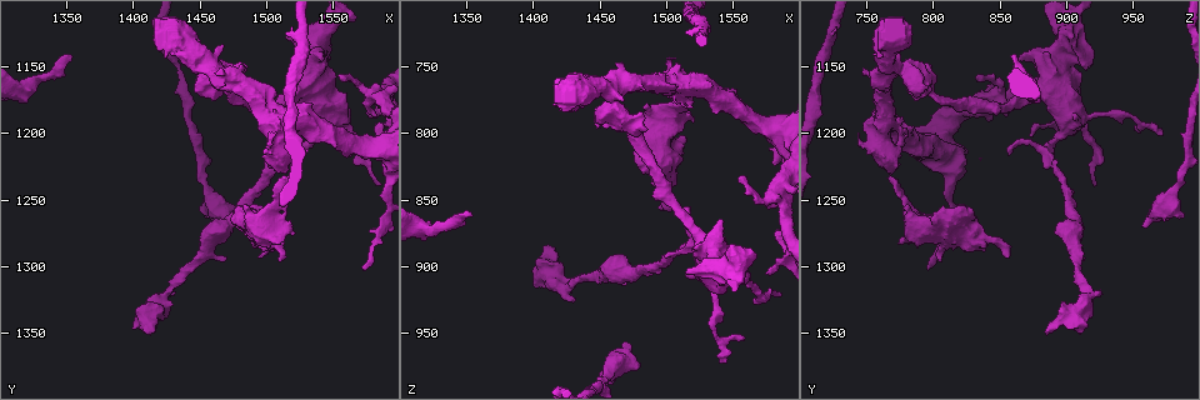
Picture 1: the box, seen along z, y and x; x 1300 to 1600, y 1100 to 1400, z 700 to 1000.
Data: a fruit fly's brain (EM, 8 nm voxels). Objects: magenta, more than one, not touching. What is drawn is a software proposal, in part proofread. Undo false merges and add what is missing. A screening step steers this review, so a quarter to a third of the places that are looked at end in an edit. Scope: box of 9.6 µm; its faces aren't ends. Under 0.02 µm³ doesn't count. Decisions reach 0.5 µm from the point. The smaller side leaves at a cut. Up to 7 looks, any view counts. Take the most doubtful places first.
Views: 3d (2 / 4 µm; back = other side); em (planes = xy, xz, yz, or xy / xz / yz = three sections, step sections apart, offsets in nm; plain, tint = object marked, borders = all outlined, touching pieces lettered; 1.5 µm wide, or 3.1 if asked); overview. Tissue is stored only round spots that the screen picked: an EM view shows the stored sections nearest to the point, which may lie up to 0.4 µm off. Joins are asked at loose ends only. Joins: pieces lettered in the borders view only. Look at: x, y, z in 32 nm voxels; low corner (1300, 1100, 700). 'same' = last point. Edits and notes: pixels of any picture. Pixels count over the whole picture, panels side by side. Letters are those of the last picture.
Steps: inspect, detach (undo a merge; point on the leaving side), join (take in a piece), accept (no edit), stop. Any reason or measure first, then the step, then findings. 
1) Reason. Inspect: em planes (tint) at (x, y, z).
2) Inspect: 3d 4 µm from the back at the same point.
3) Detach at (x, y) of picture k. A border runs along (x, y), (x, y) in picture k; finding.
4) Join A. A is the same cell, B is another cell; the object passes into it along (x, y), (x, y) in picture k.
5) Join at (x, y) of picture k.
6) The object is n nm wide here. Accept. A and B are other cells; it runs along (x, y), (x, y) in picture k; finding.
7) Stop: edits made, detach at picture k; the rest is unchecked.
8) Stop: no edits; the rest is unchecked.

Long arm stops here. Inspect: 3d 4 µm at (1354, 1140, 862).

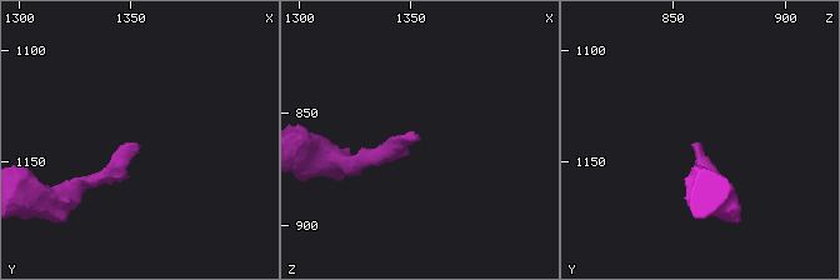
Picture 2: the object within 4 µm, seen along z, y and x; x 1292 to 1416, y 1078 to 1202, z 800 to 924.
Now the EM. Inspect: em planes (borders) at (1352, 1142, 861).

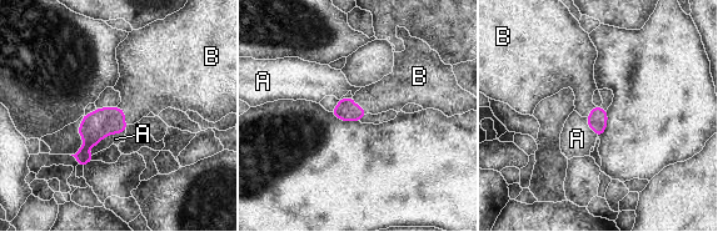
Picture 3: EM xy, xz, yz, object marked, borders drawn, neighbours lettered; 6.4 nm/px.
Join B. B is the same cell, A is another cell; the object passes into it along (101, 122), (124, 115), (146, 84) in picture 3; it goes on there.

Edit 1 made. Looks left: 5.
Tapers out. Inspect: 3d 4 µm from the back at (1558, 1198, 952).

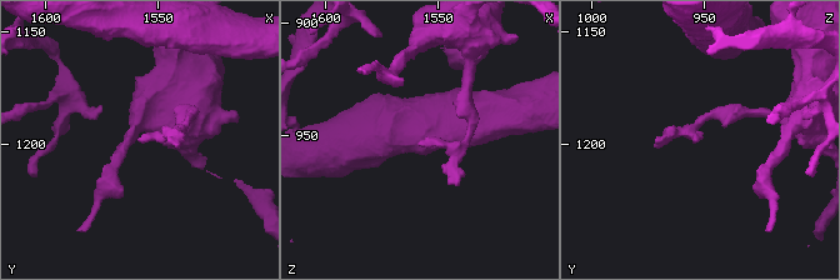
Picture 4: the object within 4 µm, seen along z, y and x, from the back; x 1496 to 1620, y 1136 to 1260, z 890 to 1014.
Need the tissue. Inspect: em xy step 4 (borders) at (1560, 1198, 953).

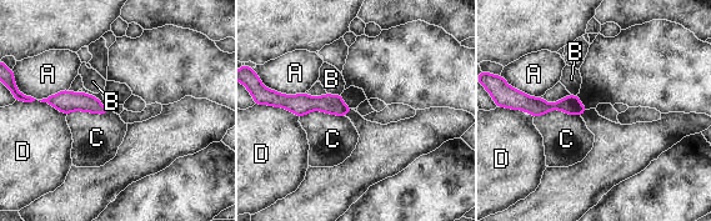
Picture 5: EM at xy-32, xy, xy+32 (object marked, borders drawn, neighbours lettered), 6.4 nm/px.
The object is 100 nm wide here. Accept. A, B, C and D are other cells; it runs along (281, 104), (333, 104), (346, 109) in picture 5; none of them fits.

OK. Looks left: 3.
Branch stops here. Inspect: em xy step 4 (borders) at (1466, 1272, 958).

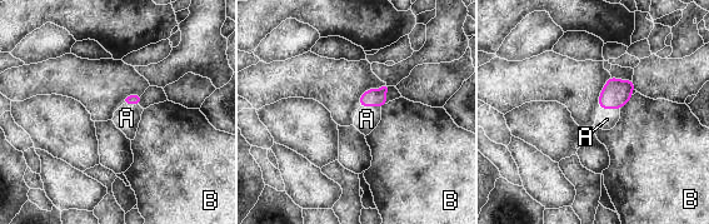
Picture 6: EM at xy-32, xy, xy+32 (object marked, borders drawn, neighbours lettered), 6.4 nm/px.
Another direction. Inspect: em planes (borders) at the same point.

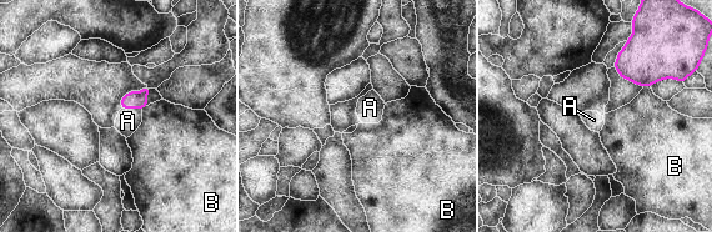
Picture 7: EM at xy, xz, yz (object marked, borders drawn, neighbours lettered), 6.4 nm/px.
Join A. A is the same cell, B is another cell; the object passes into it along (133, 100), (133, 107), (128, 121) in picture 7; the neuron continues.

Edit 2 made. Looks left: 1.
Stop: edits made, join at picture 3, join at picture 7; the rest is unchecked.

